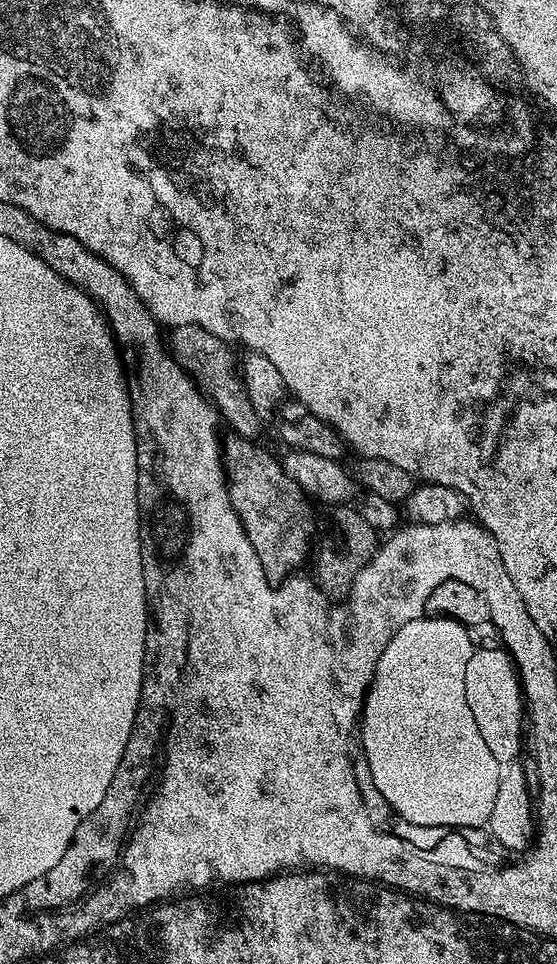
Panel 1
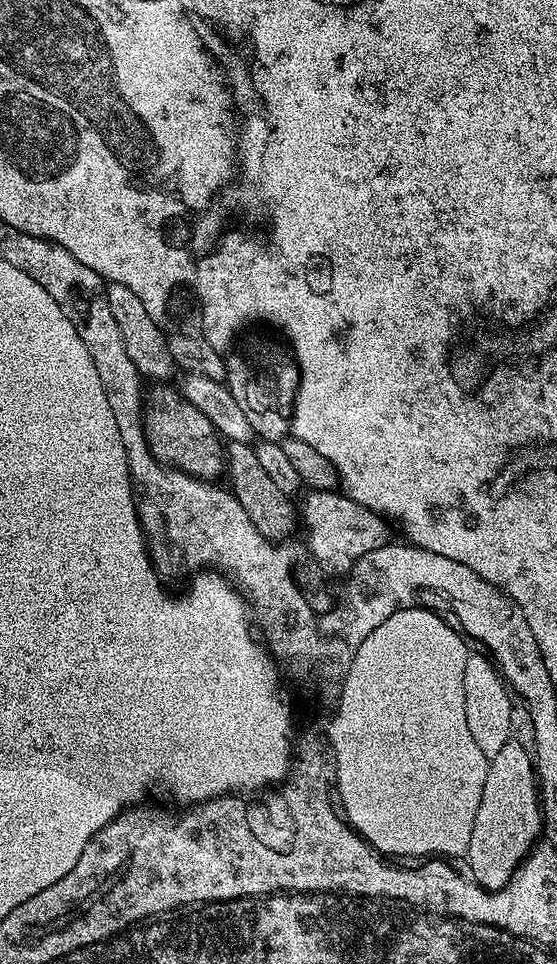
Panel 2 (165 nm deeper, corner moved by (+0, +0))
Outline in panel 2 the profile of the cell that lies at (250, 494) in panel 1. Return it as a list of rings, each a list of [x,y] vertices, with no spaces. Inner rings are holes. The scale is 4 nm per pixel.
[[[156,386],[152,393],[147,393],[146,407],[142,412],[142,427],[144,439],[148,441],[148,449],[152,456],[162,465],[178,468],[188,476],[195,476],[197,480],[215,481],[215,476],[223,477],[226,472],[226,444],[216,427],[198,410],[198,406],[190,406],[186,398],[172,386]]]

